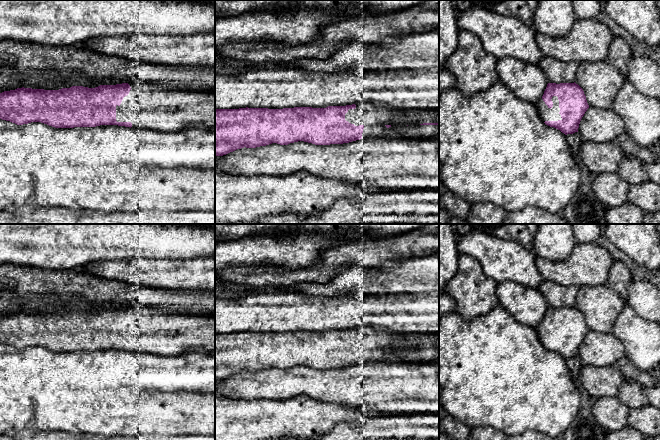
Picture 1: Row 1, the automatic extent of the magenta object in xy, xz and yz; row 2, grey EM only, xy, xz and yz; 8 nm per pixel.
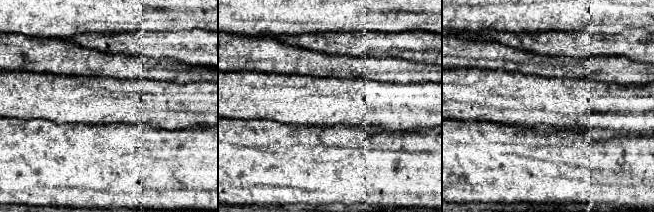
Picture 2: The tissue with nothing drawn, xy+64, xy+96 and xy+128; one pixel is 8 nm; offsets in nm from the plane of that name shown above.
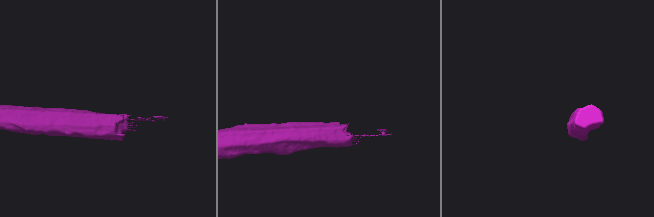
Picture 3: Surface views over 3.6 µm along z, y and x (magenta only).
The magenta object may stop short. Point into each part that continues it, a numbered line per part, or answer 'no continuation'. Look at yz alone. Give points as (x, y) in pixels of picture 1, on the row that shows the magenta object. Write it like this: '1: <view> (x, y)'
1: yz (546, 114)

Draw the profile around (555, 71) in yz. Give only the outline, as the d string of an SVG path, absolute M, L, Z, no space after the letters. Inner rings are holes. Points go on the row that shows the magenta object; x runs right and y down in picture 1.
M542 56L537 64L549 83L574 83L578 62L562 62L549 56Z

